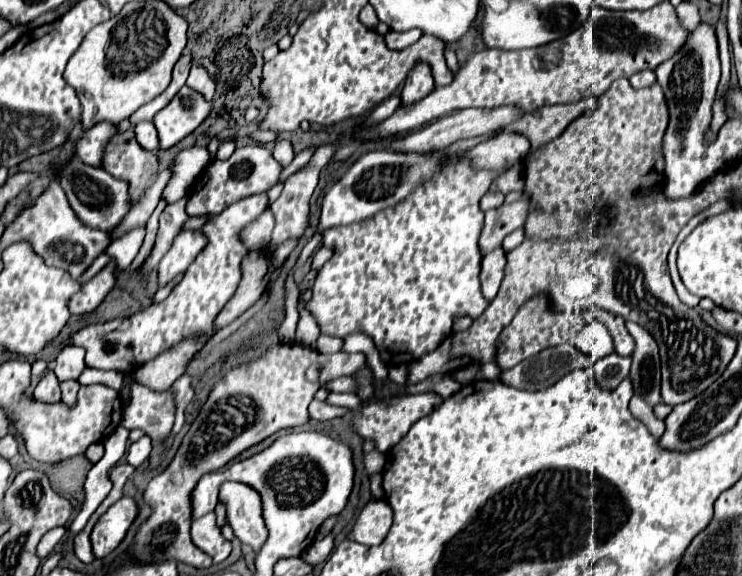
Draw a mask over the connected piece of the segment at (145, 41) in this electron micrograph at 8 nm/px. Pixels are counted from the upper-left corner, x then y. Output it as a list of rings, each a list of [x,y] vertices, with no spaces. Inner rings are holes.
[[[132,1],[120,13],[112,15],[106,23],[96,25],[78,51],[70,57],[64,79],[76,89],[82,103],[82,121],[84,125],[94,125],[98,121],[112,121],[114,125],[128,119],[142,103],[148,103],[160,95],[168,83],[174,63],[180,59],[186,45],[186,19],[174,13],[164,1]]]

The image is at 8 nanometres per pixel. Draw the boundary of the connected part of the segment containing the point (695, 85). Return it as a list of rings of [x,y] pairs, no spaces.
[[[700,23],[692,33],[688,45],[682,47],[678,55],[670,61],[658,65],[658,83],[664,91],[670,121],[664,135],[664,195],[668,199],[688,197],[700,181],[718,173],[718,151],[706,151],[706,129],[712,121],[712,105],[716,99],[716,89],[720,83],[720,59],[714,27]]]

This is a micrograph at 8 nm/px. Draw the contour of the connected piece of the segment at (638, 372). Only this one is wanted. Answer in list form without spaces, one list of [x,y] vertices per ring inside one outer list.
[[[626,323],[630,335],[636,341],[636,349],[632,353],[632,369],[630,379],[634,385],[634,395],[642,397],[648,405],[658,405],[662,401],[660,395],[660,357],[658,345],[654,337],[646,329],[636,323]]]

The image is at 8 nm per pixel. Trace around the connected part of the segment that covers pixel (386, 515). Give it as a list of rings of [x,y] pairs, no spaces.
[[[370,501],[360,517],[354,529],[348,533],[350,539],[364,543],[364,545],[378,545],[384,541],[392,527],[392,509],[386,501]]]

